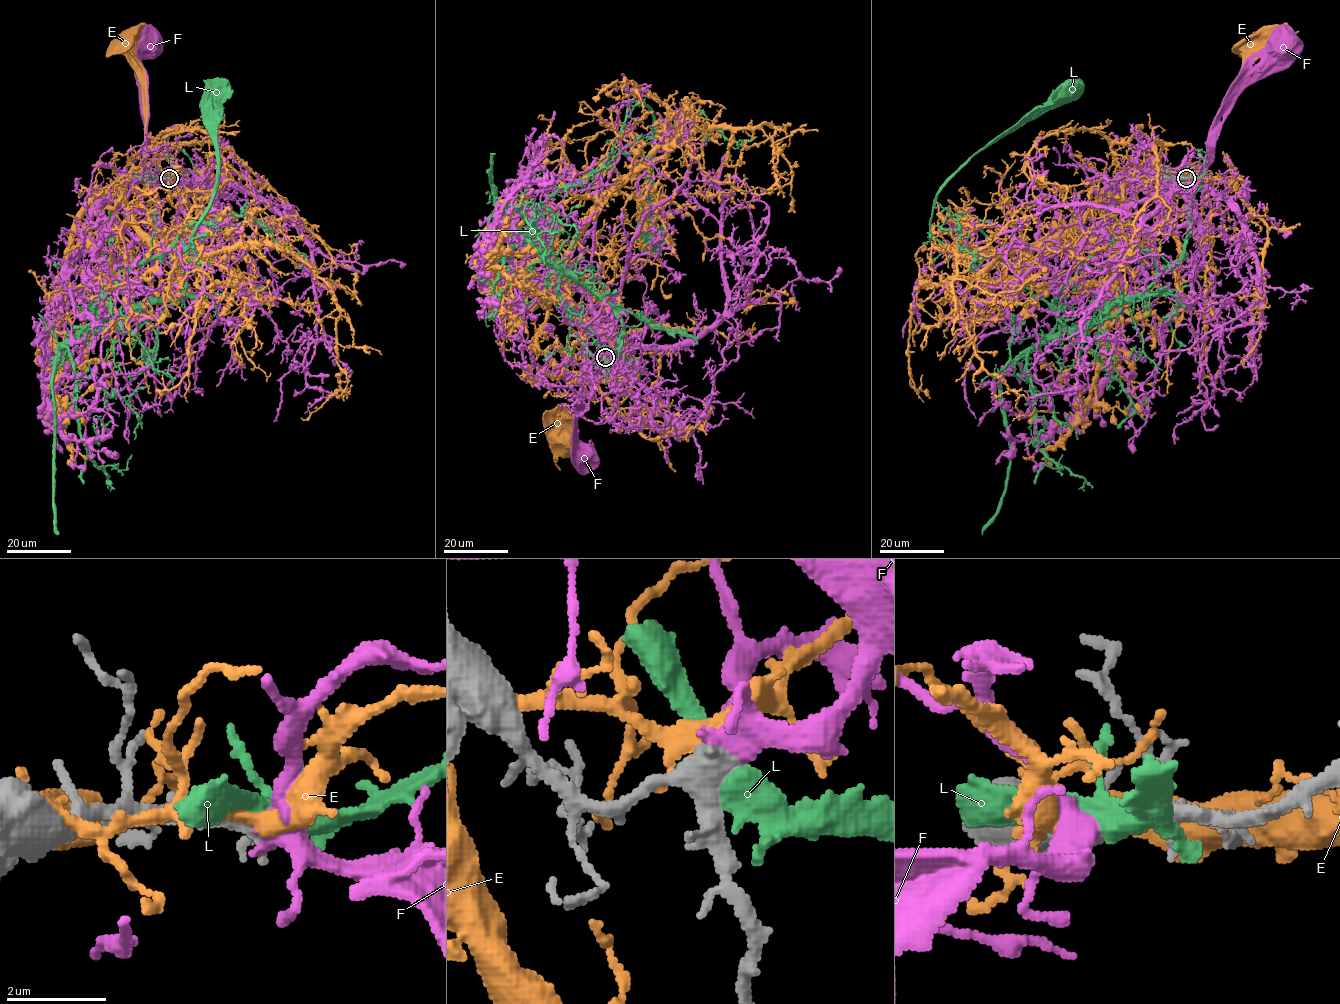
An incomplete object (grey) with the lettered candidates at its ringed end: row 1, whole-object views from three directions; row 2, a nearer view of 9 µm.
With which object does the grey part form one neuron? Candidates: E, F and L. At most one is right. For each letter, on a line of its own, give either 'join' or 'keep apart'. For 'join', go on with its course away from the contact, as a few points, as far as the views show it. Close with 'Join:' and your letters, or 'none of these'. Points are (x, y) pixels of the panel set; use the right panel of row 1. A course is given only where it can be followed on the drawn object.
E: keep apart
F: join | via (1186, 178), (1170, 183), (1171, 188), (1183, 193), (1198, 178), (1210, 126), (1224, 102), (1284, 39)
L: keep apart
Join: F

